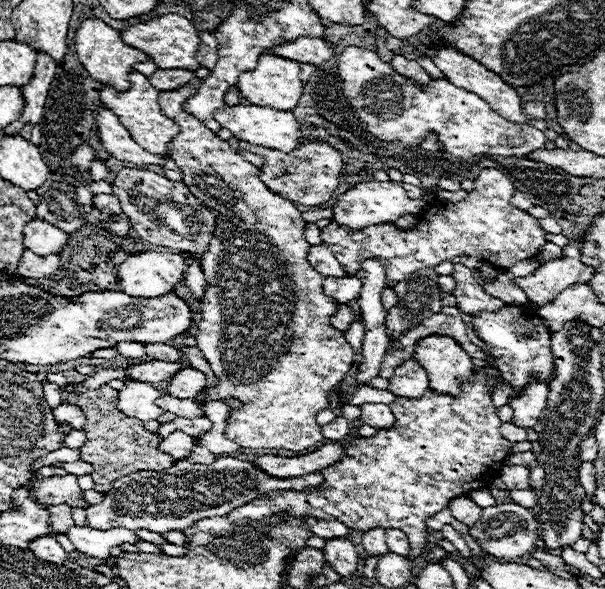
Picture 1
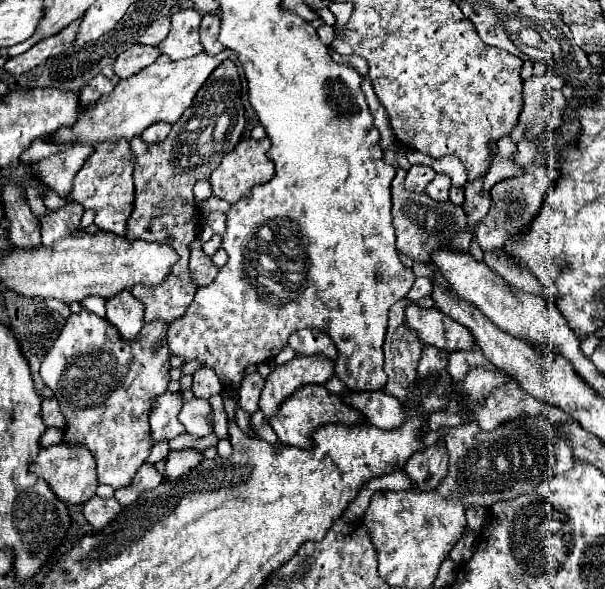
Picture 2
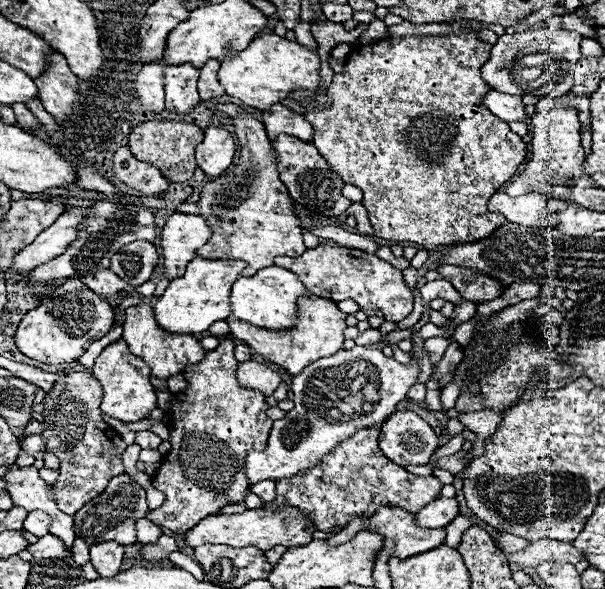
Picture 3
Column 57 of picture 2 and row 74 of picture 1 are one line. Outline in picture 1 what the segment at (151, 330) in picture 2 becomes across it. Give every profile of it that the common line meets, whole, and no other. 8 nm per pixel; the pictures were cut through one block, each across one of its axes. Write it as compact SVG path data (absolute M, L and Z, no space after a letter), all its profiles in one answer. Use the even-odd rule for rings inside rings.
M348 46L338 58L338 74L344 80L344 94L350 106L358 112L366 130L380 140L400 140L404 144L420 144L428 134L436 134L444 152L458 158L472 158L478 154L490 156L526 156L548 142L544 132L530 124L516 124L498 116L480 96L450 84L448 80L432 80L428 90L420 90L396 70L382 62L376 52Z

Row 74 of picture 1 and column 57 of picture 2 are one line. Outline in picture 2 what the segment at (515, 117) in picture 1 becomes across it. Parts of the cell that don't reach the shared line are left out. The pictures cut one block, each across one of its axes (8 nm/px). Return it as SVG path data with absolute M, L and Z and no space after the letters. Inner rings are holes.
M66 444L50 446L36 456L36 460L30 464L30 472L44 478L52 492L56 494L56 498L62 500L64 504L86 504L92 496L96 496L98 478L94 456L90 456L90 452L86 452L86 448L82 446L76 448L68 448Z

